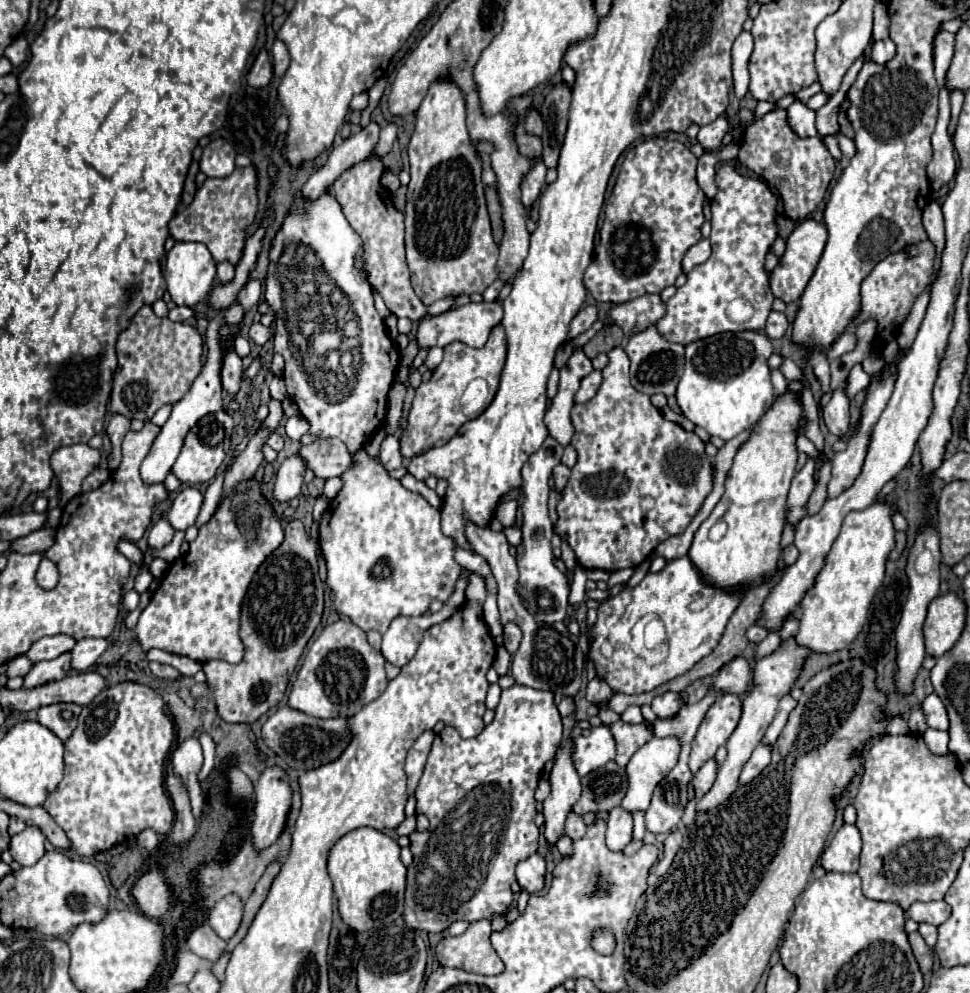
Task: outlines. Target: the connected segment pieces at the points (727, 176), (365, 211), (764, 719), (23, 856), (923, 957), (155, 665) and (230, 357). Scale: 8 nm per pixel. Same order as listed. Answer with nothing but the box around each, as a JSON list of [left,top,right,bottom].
[[655,164,779,344],[331,156,455,322],[697,640,809,812],[9,828,45,866],[909,932,933,972],[149,662,179,680],[221,344,241,394]]

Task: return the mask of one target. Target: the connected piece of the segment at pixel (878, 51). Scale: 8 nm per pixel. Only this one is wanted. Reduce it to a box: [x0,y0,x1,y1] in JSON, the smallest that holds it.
[871,40,895,64]

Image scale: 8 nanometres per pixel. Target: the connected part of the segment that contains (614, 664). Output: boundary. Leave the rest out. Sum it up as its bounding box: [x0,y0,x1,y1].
[589,556,741,694]

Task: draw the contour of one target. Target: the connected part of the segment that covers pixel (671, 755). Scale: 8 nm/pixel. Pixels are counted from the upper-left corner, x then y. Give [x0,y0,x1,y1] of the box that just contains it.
[623,738,679,814]

